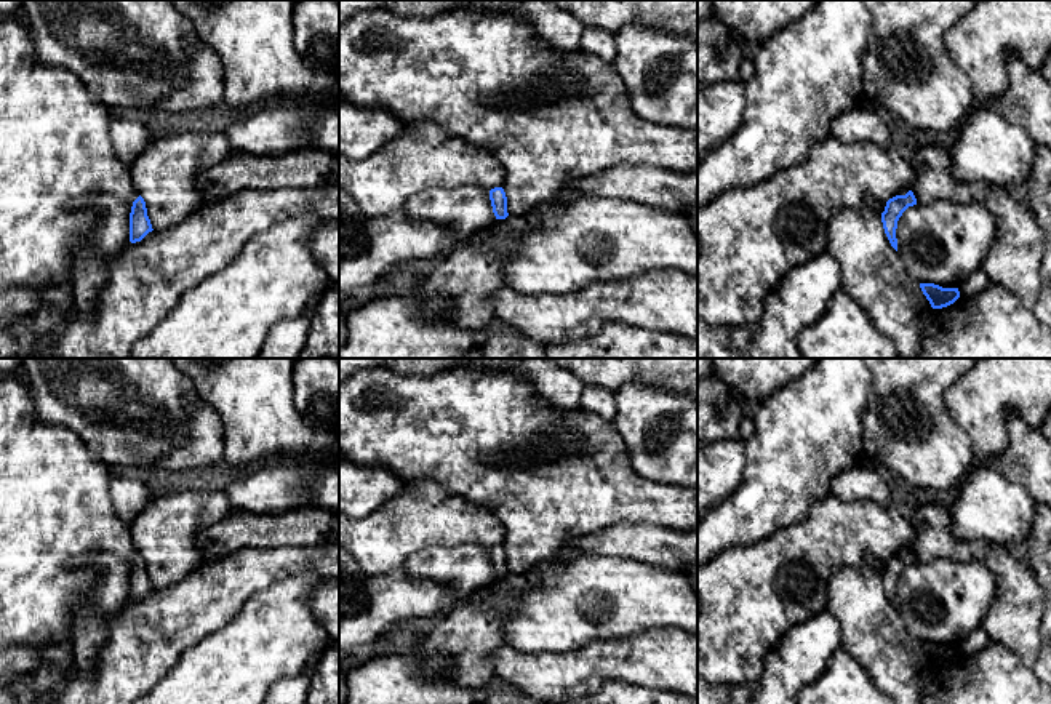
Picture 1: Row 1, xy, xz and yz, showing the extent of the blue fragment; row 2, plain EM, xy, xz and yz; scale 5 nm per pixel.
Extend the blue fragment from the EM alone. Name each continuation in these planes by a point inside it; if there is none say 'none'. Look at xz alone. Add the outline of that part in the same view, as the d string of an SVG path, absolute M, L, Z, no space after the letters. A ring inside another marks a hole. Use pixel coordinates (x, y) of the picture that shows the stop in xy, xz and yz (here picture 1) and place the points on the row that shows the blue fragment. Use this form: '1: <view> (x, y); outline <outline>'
none

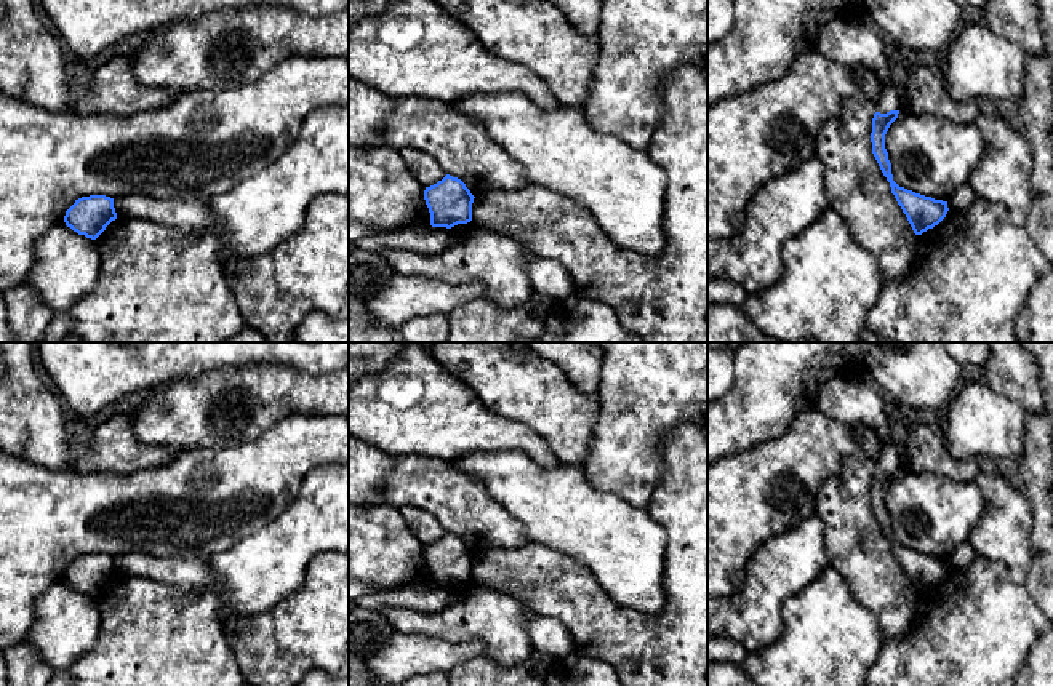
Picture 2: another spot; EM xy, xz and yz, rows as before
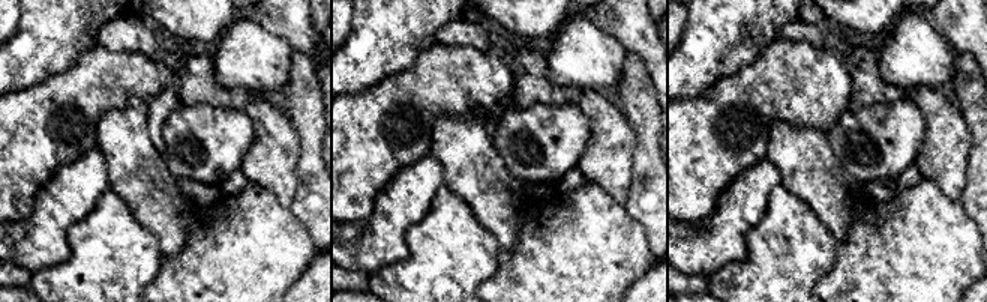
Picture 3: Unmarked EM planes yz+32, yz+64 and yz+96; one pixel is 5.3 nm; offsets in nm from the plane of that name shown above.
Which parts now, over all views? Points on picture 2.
1: yz (847, 40); outline M847 14L831 21L821 30L816 50L835 62L861 66L879 75L882 93L875 112L887 114L899 109L903 90L893 82L882 40L867 21Z

